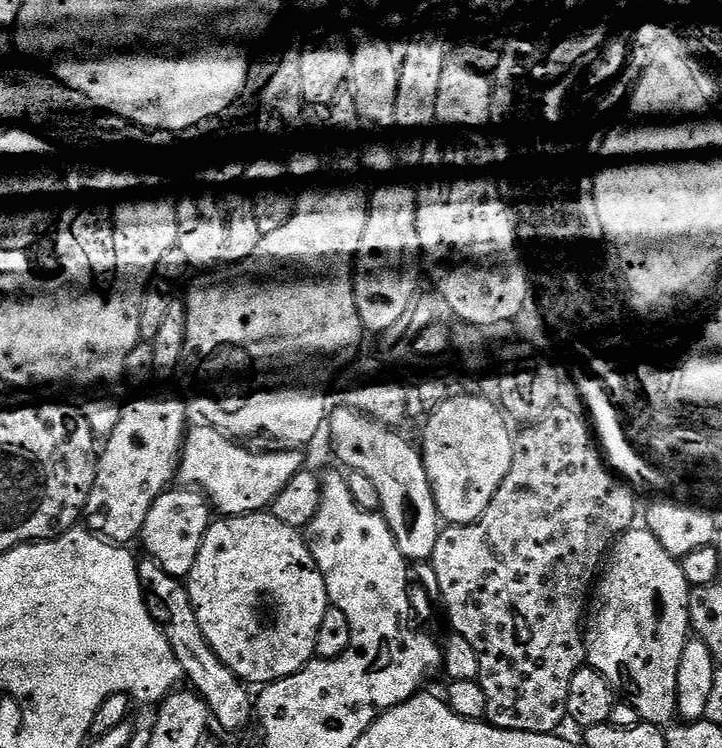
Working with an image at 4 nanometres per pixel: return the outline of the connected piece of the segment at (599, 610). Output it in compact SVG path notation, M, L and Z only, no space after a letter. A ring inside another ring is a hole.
M644 526L625 532L624 535L613 544L610 559L607 561L606 567L603 569L602 575L599 577L598 583L595 585L594 608L596 604L596 613L594 613L593 616L591 613L590 619L586 624L587 667L593 668L593 670L598 674L602 674L602 678L606 678L606 682L612 684L612 687L616 689L617 693L623 697L627 704L634 706L634 710L638 710L638 714L643 723L664 726L667 725L666 722L671 718L671 716L675 717L677 715L676 687L678 686L678 658L682 658L684 644L690 638L690 625L688 623L689 591L690 585L687 578L684 577L684 569L681 561L677 559L677 557L669 554L662 546L662 542L658 542L658 538L654 538L654 534L649 532L647 527Z

